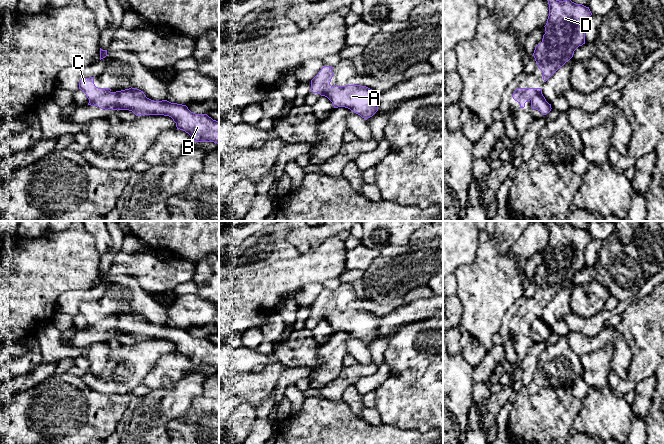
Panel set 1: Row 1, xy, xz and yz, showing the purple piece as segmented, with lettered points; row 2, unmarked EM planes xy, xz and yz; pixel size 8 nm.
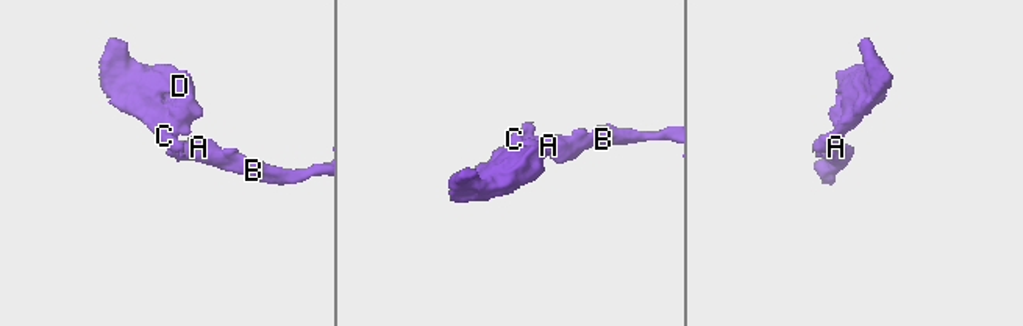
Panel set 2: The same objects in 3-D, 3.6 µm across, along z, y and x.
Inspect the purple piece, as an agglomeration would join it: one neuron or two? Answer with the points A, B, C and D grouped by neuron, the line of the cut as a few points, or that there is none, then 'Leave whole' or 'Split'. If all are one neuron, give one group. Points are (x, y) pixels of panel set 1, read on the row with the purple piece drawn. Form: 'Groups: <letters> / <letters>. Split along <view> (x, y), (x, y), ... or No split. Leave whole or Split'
Groups: A B / C D. Split along xy (109, 91), (89, 100). Split

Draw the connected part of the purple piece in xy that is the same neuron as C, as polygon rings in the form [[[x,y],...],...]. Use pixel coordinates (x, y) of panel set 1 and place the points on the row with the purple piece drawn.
[[[94,77],[82,78],[79,82],[79,89],[81,89],[89,100],[94,100],[111,91],[110,88],[98,88],[94,84]]]

